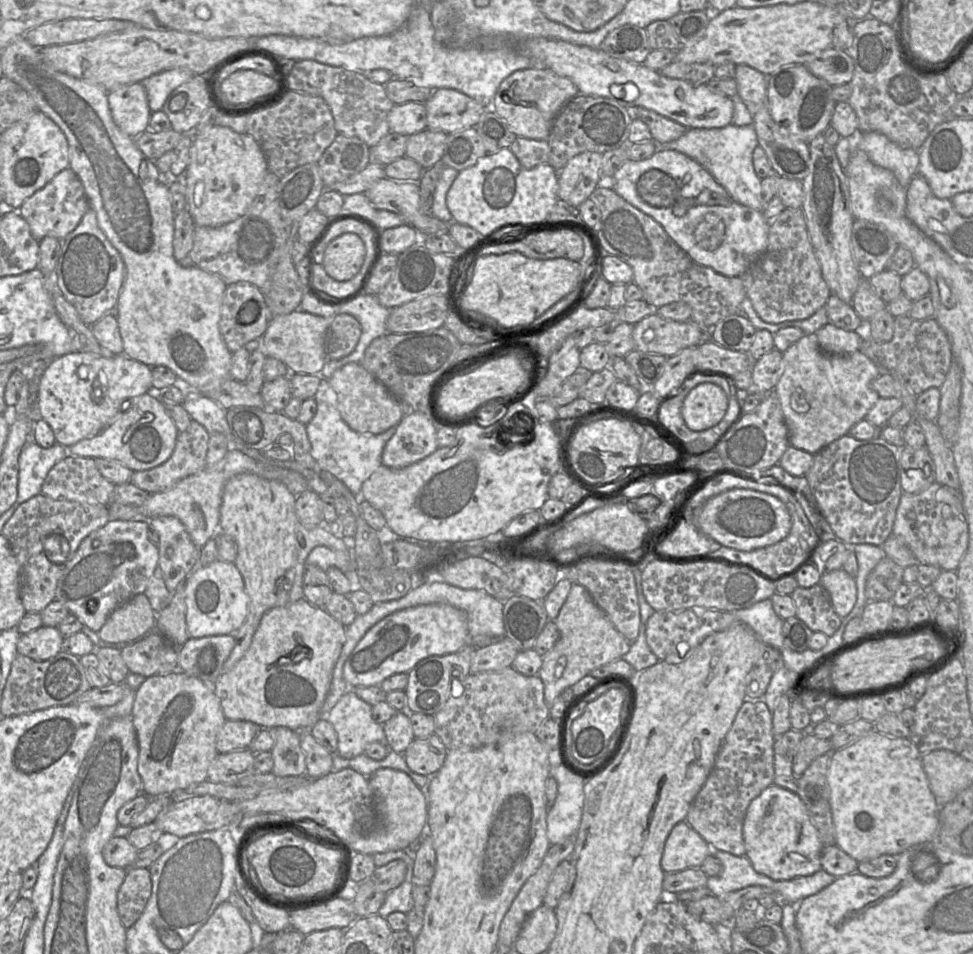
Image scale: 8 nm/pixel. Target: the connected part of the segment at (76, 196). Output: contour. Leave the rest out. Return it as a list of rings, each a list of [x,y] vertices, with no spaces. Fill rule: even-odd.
[[[67,167],[43,188],[26,198],[17,213],[27,221],[33,237],[40,242],[46,236],[64,239],[77,227],[89,208],[81,180],[70,167]]]

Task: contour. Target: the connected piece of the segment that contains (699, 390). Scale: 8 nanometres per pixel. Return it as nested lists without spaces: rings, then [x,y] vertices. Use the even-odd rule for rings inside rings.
[[[713,383],[695,385],[684,400],[682,417],[693,431],[704,431],[720,423],[728,409],[724,390]]]

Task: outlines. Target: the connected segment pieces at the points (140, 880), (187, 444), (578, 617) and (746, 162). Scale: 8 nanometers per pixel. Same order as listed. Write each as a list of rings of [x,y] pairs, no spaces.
[[[129,868],[118,891],[117,907],[123,926],[128,929],[144,912],[152,893],[149,868]]]
[[[192,420],[185,431],[179,432],[171,457],[155,468],[134,472],[130,482],[149,494],[164,492],[171,489],[180,480],[196,474],[206,467],[209,436],[209,433],[202,425]]]
[[[573,582],[554,622],[559,629],[559,639],[549,652],[542,655],[538,672],[544,684],[544,700],[549,707],[564,689],[589,675],[593,669],[622,658],[631,647],[631,642],[615,628],[588,590],[577,582]]]
[[[752,123],[746,126],[730,124],[723,128],[687,129],[678,139],[657,144],[657,148],[675,150],[694,159],[710,172],[734,201],[762,212],[766,205],[761,199],[761,179],[756,175],[753,166],[753,152],[758,145],[757,134]]]

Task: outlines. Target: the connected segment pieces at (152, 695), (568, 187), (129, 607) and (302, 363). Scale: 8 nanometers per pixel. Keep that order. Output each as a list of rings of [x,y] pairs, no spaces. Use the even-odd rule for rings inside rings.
[[[175,672],[150,676],[135,691],[131,719],[138,740],[137,770],[142,779],[142,793],[149,798],[169,796],[208,780],[208,768],[218,755],[216,736],[227,720],[211,685],[184,672]]]
[[[583,152],[558,171],[560,201],[578,208],[591,198],[594,190],[602,184],[602,155],[597,152]]]
[[[134,596],[116,608],[97,632],[106,643],[129,644],[156,630],[156,613],[147,596]]]
[[[300,308],[288,314],[273,316],[266,332],[260,338],[259,349],[266,357],[282,361],[291,374],[320,375],[326,362],[326,339],[329,321]]]

